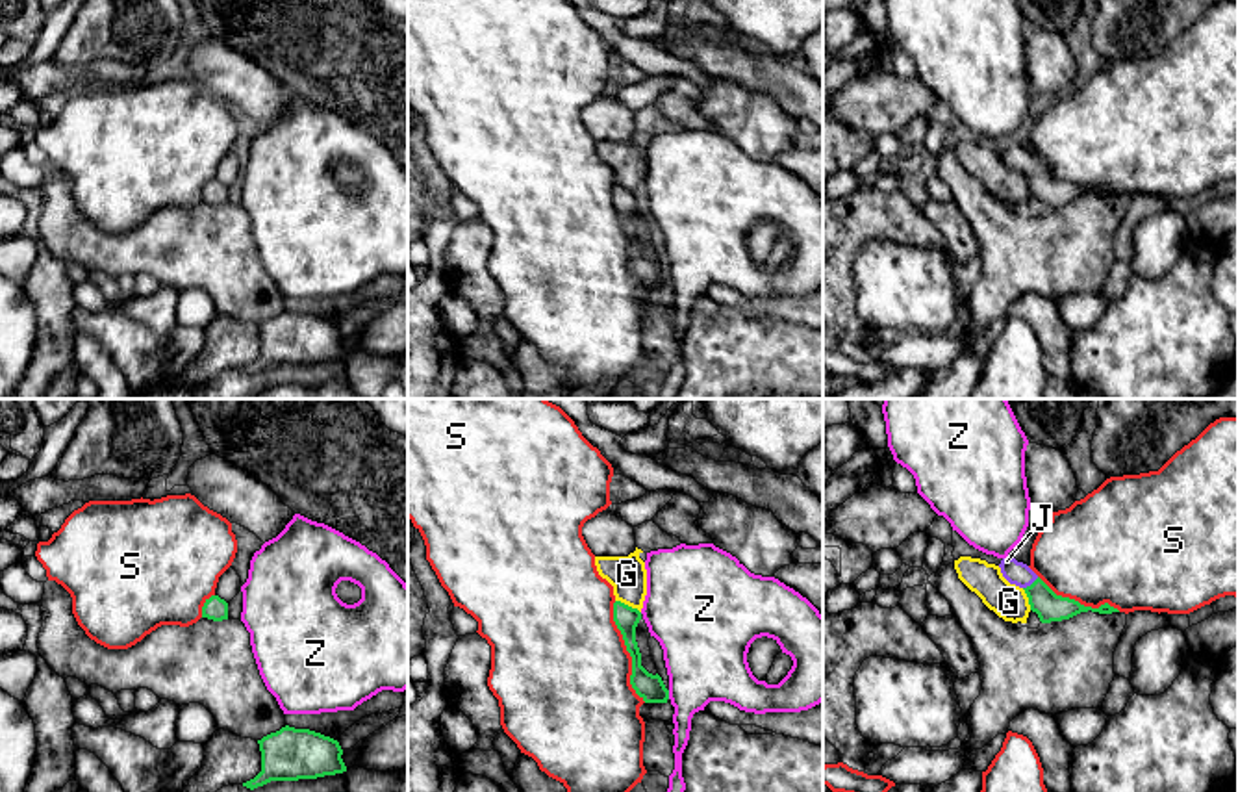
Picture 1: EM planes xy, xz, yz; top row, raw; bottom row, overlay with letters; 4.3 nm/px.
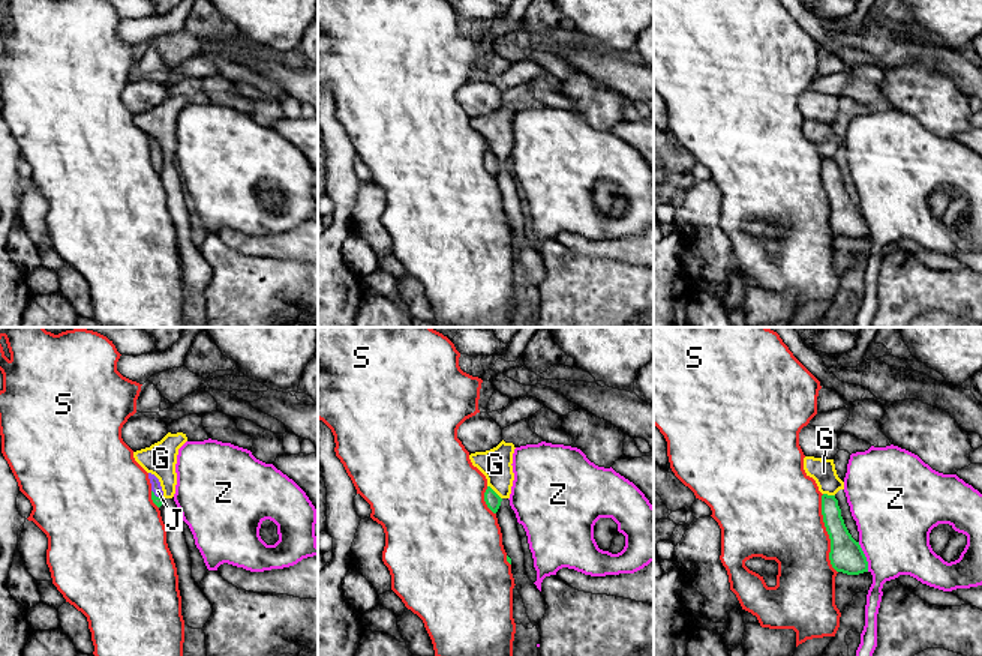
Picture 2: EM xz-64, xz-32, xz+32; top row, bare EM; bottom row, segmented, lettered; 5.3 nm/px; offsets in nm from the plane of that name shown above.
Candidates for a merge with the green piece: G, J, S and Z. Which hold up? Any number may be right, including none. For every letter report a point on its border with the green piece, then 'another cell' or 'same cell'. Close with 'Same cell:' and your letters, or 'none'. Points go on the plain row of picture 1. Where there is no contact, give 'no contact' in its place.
G: xz (627, 190) | another cell
J: yz (1033, 167) | same cell
S: xz (627, 234) | another cell
Z: xz (668, 279) | another cell
Same cell: J

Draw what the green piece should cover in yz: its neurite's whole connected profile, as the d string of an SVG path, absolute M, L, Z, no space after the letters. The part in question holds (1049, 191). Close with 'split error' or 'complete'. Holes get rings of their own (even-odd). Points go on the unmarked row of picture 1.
M1003 143L999 152L1010 169L1025 174L1030 195L1038 198L1042 208L1069 204L1088 195L1099 198L1119 197L1108 187L1101 189L1099 193L1092 193L1075 184L1056 180L1027 148L1017 147L1016 143Z; split error

